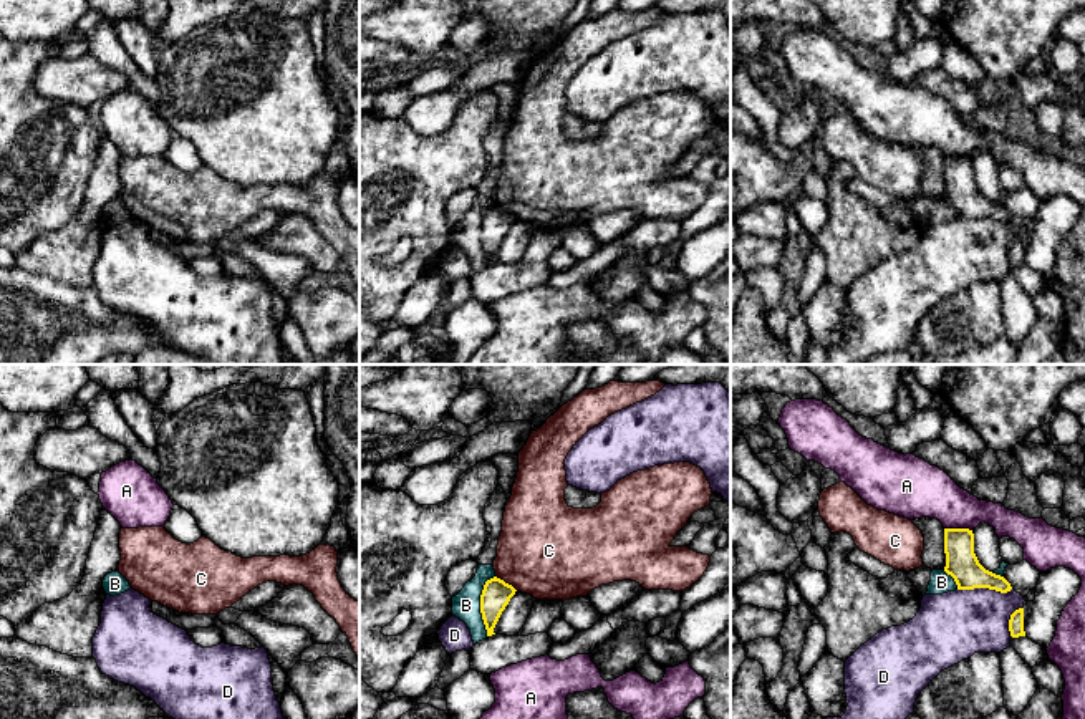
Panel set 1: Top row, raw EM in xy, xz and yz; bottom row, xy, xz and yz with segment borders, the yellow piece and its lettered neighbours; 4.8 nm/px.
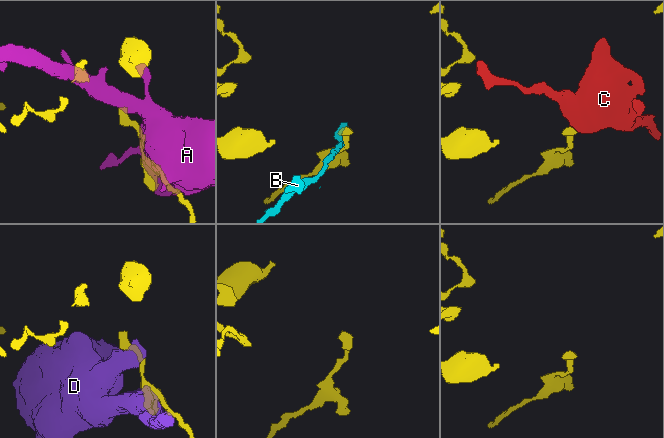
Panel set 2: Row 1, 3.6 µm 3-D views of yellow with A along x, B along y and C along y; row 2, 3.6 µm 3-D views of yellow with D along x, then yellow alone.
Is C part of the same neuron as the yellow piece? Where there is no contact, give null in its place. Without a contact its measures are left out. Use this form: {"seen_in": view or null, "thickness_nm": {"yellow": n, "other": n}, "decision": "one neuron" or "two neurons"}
{"seen_in": "xz", "thickness_nm": {"yellow": 140, "other": 460}, "decision": "two neurons"}

